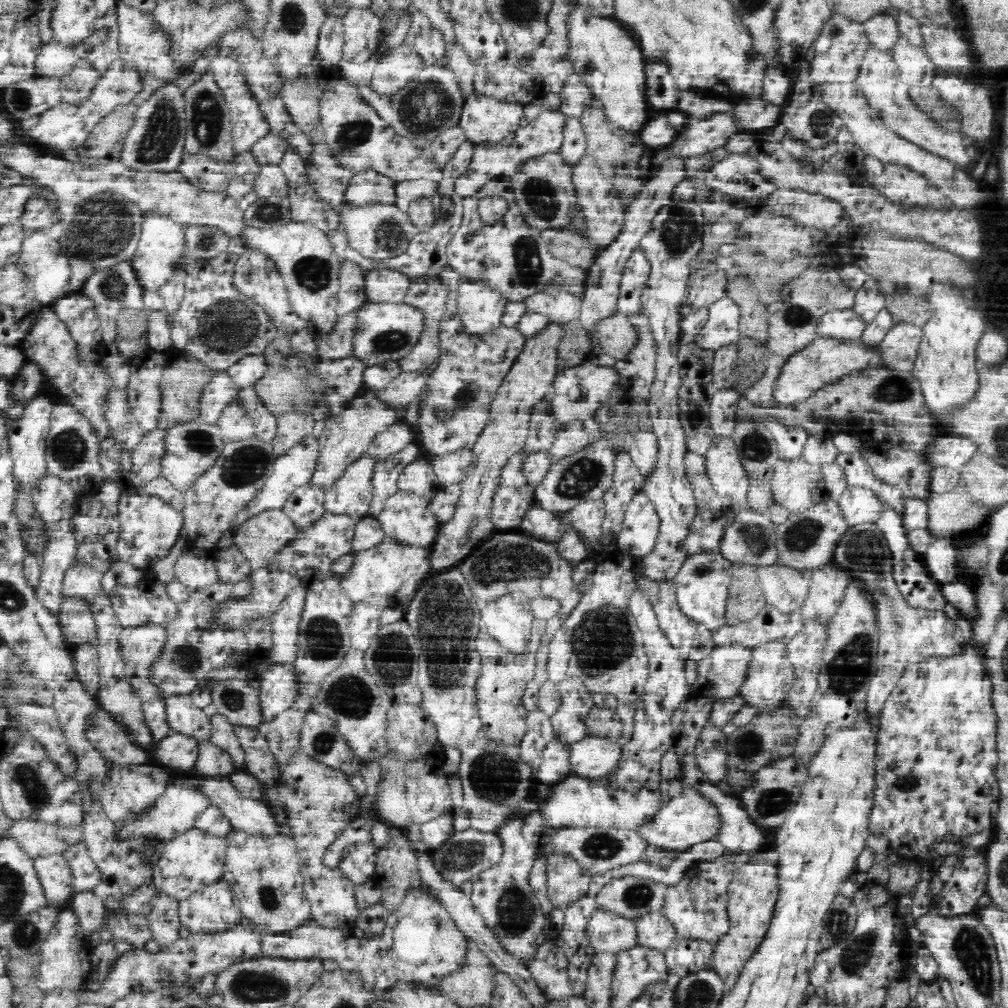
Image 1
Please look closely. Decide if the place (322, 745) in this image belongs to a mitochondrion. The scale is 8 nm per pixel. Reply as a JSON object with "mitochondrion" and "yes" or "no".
{"mitochondrion":"yes"}

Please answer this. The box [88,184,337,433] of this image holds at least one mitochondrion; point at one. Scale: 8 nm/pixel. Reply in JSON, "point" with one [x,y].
{"point":[217,332]}

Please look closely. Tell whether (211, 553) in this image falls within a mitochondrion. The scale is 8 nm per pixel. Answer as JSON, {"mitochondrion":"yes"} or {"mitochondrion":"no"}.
{"mitochondrion":"no"}

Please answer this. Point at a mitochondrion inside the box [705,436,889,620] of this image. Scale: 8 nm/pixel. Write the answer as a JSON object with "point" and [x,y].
{"point":[801,535]}

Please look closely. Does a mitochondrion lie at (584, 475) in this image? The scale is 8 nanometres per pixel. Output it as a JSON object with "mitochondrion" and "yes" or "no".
{"mitochondrion":"yes"}

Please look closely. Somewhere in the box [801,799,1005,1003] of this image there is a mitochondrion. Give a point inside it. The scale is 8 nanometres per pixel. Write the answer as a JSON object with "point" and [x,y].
{"point":[975,955]}

